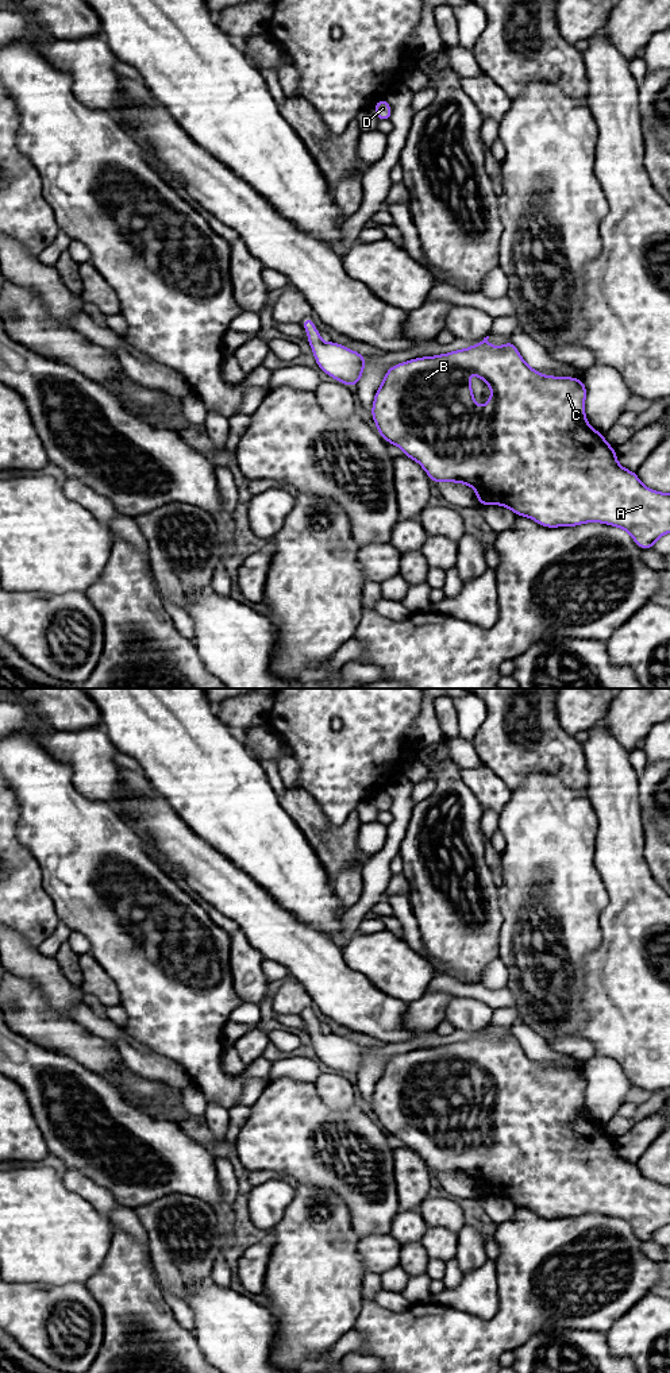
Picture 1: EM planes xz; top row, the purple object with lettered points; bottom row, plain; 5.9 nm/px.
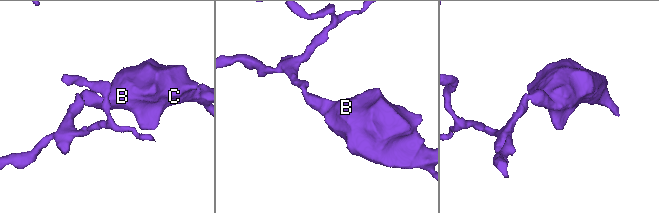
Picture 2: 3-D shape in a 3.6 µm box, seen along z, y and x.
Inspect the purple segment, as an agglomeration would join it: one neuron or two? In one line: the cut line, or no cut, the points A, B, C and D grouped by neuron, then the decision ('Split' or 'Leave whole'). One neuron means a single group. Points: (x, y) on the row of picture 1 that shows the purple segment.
No split. Groups: A B C D. Leave whole

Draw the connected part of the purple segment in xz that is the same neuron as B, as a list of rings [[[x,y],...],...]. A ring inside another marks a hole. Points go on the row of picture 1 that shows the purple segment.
[[[488,339],[469,348],[393,365],[373,400],[371,417],[378,433],[416,460],[432,482],[471,486],[480,506],[501,505],[547,528],[602,522],[627,531],[640,549],[652,549],[661,536],[670,533],[670,493],[646,487],[635,471],[619,464],[615,447],[586,420],[585,382],[542,375],[524,362],[512,339],[502,347],[489,344]],[[469,374],[478,375],[492,390],[484,406],[475,405]]]

